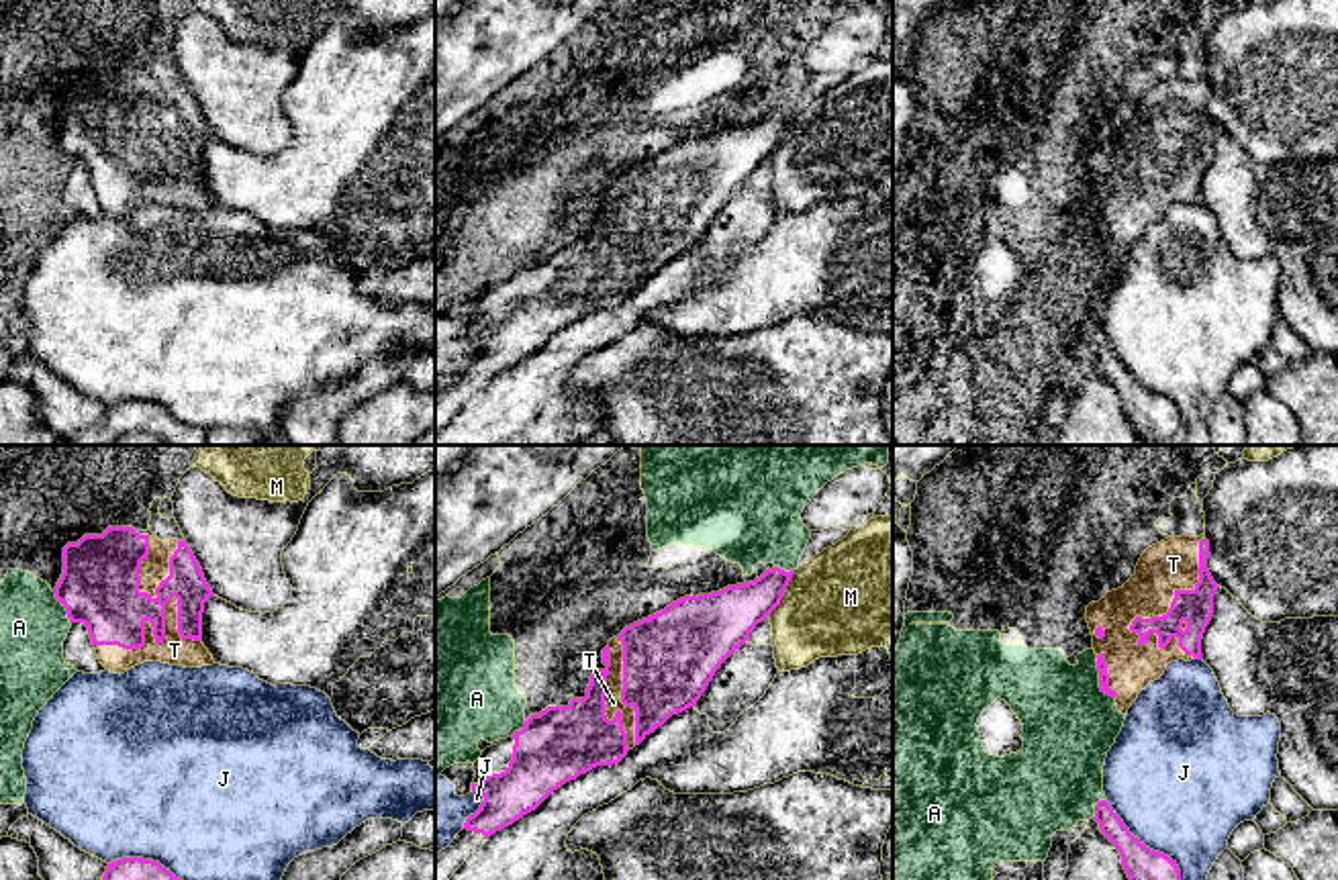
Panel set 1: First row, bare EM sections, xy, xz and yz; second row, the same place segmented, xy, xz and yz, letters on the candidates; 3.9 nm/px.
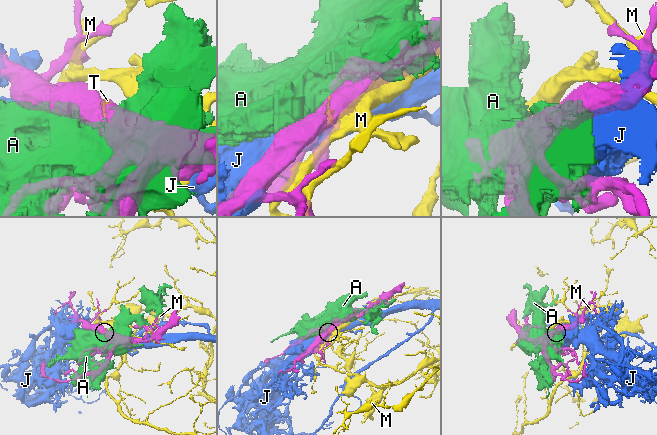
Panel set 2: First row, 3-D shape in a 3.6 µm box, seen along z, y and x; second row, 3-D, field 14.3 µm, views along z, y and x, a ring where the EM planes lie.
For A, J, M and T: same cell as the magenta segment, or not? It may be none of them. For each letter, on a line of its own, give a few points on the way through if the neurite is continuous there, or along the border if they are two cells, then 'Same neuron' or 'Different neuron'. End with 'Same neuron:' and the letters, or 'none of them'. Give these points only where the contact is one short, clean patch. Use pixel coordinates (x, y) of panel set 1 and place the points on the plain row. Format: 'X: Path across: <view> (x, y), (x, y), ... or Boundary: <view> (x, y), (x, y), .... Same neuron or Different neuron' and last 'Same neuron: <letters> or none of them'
A: Different neuron
J: Different neuron
M: Different neuron
T: Same neuron
Same neuron: T

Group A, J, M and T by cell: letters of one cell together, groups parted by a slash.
A / J / M / T

